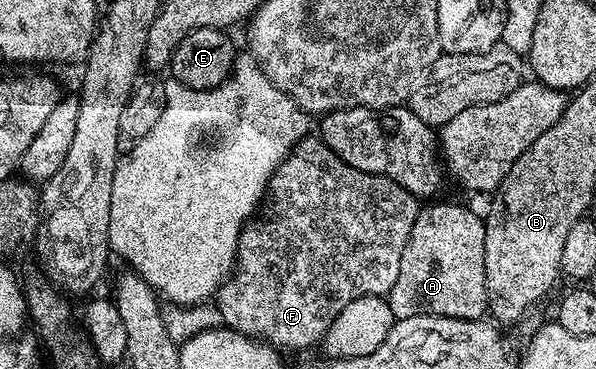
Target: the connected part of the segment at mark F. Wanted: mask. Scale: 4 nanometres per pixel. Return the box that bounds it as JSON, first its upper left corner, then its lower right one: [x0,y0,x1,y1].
[217,135,421,350]

